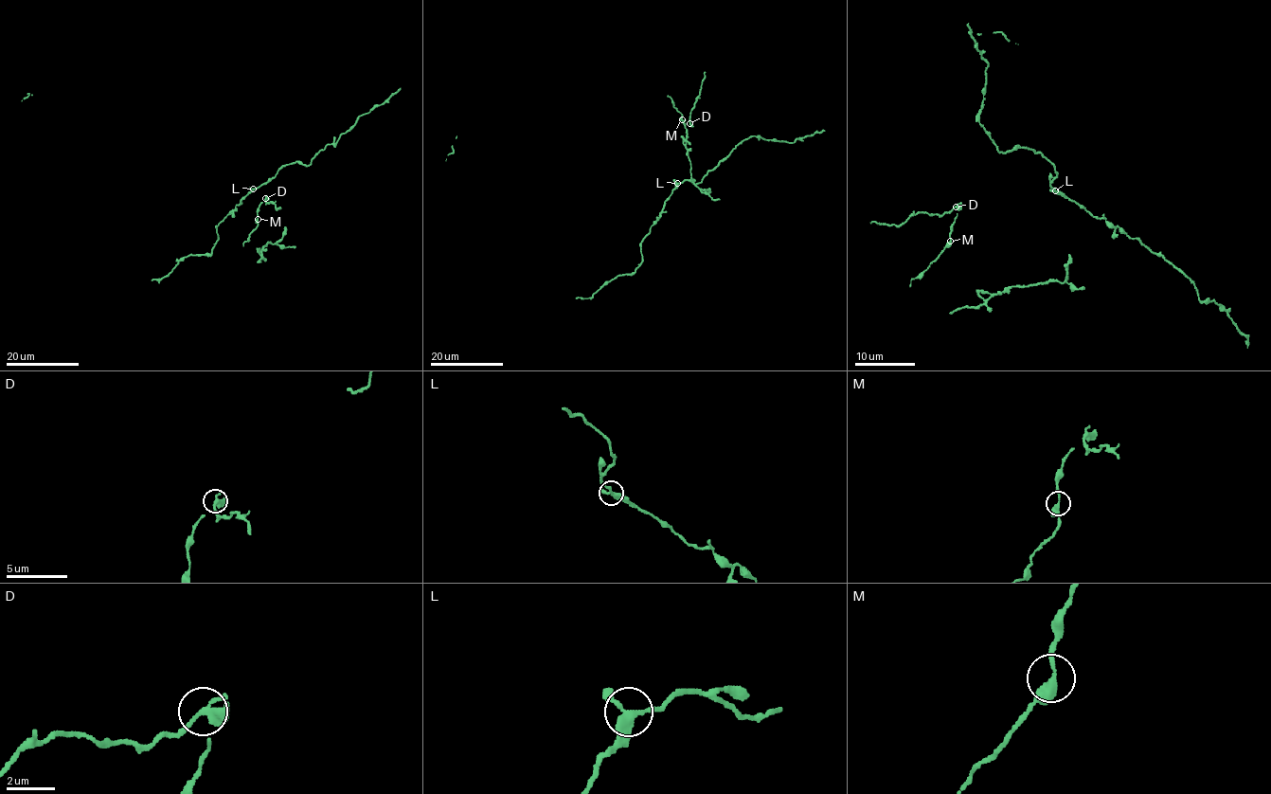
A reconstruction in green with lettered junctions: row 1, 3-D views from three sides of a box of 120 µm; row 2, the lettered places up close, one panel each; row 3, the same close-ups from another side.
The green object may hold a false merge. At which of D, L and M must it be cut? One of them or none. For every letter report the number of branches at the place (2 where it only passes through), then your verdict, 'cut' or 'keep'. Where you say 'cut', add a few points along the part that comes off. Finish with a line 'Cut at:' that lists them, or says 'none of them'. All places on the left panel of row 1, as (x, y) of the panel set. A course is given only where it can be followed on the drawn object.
D: 3 | cut | (265, 198), (266, 203), (270, 201), (277, 209), (280, 207)
L: 3 | keep
M: 3 | keep
Cut at: D

